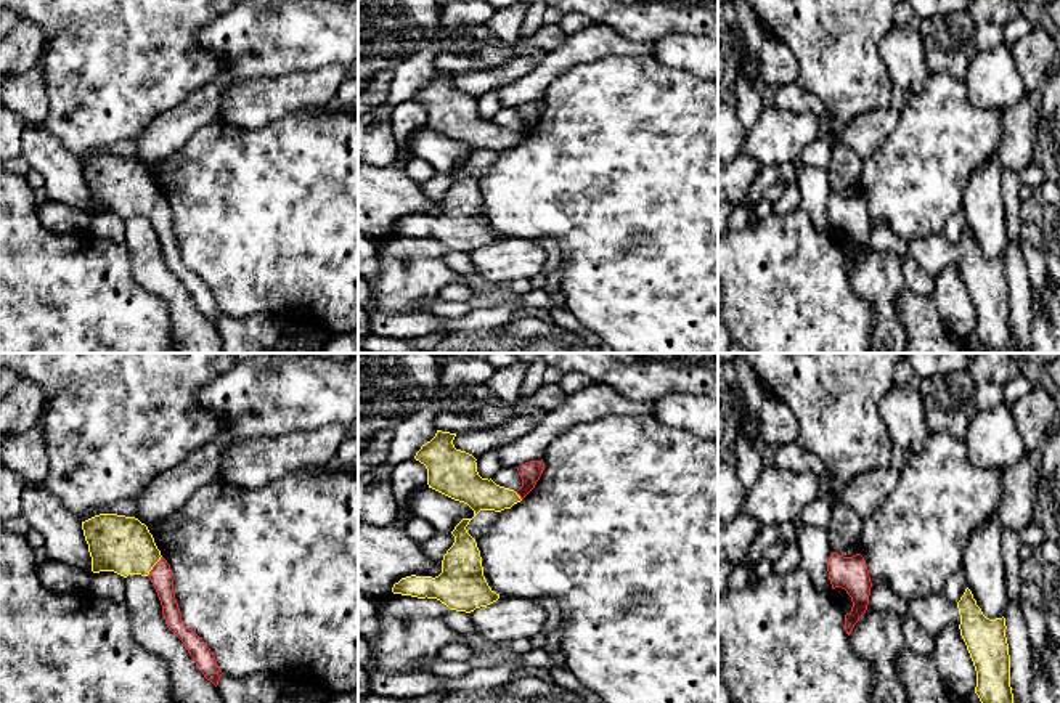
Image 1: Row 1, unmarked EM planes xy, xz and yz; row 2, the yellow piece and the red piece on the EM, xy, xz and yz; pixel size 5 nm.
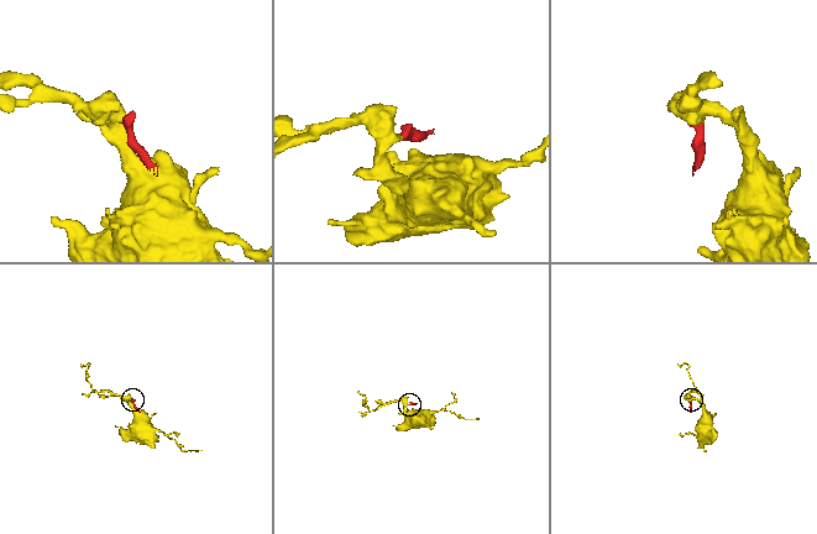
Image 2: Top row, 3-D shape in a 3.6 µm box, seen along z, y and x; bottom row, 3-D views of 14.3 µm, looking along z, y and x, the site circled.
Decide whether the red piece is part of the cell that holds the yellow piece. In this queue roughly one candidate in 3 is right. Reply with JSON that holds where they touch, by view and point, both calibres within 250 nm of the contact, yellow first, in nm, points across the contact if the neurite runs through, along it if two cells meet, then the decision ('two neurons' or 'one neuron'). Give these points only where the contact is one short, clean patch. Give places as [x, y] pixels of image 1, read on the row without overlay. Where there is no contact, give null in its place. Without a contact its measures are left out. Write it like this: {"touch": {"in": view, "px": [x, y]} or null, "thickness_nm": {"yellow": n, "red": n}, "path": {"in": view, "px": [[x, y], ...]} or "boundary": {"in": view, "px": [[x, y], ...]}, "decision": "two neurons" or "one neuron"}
{"touch": {"in": "xy", "px": [154, 204]}, "thickness_nm": {"yellow": 280, "red": 110}, "path": {"in": "xy", "px": [[116, 183], [124, 185], [154, 204], [161, 215]]}, "decision": "one neuron"}

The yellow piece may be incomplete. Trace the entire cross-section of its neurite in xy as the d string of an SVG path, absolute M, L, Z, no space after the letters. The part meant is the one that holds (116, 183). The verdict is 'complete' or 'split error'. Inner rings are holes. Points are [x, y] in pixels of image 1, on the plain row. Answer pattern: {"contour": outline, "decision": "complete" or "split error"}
{"contour": "M100 154L82 162L92 212L148 217L162 246L167 268L183 282L198 310L215 327L223 315L207 284L185 266L173 233L172 210L148 167L135 157Z", "decision": "split error"}

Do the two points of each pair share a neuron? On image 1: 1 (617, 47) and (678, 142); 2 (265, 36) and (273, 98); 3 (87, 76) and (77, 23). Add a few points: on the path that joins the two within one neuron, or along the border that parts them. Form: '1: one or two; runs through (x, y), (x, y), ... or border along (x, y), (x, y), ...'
1: two; border along (651, 53), (606, 55), (585, 61)
2: two; border along (307, 69), (272, 77), (238, 79)
3: one; runs through (87, 63), (87, 36)

